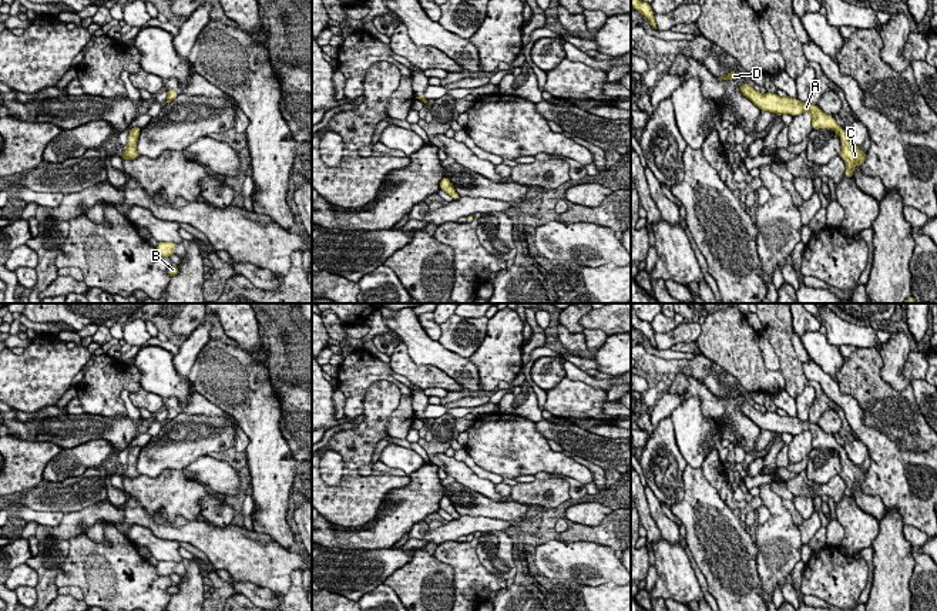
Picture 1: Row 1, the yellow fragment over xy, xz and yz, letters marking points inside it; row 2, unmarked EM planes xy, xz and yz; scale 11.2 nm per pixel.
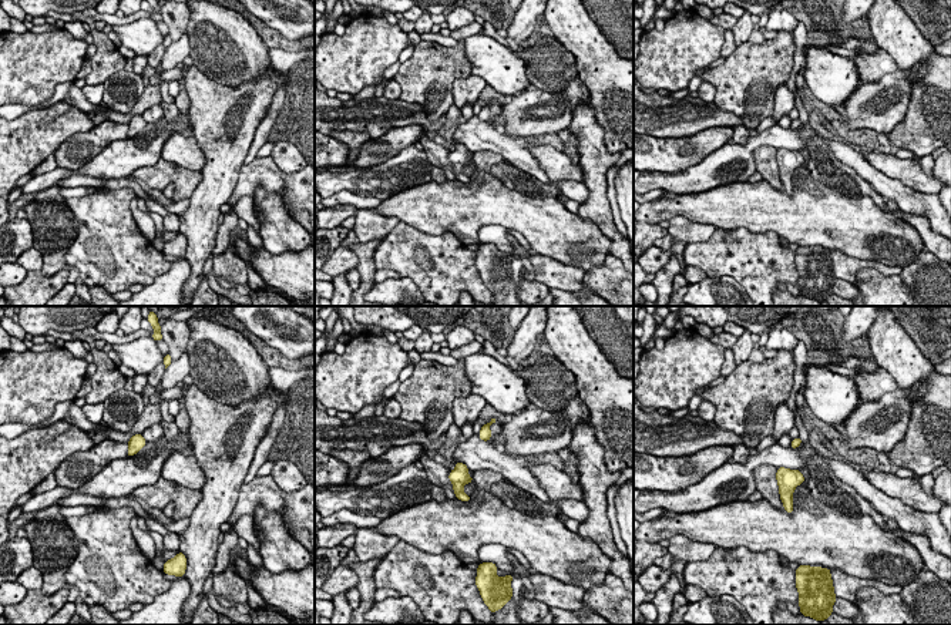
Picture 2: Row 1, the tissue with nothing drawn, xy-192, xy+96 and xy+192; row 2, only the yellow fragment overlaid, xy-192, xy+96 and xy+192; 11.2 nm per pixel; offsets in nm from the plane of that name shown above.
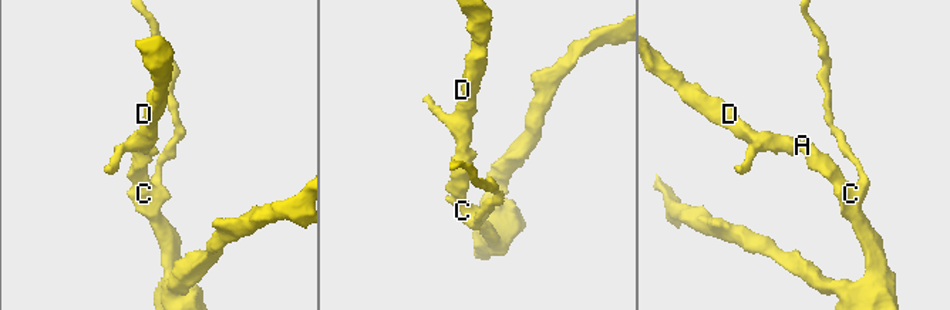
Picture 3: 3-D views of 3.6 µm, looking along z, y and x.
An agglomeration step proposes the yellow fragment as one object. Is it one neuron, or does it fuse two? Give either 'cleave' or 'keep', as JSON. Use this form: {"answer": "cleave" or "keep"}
{"answer": "keep"}

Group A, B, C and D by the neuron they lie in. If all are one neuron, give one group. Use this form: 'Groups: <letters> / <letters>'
Groups: A B C D

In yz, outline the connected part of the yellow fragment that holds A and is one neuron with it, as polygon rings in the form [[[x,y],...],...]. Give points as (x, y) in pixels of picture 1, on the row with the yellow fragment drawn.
[[[748,83],[740,84],[740,93],[749,98],[760,111],[775,113],[779,117],[782,114],[790,114],[793,117],[802,113],[812,114],[812,128],[827,128],[839,134],[842,141],[840,157],[846,162],[844,177],[853,178],[854,165],[863,165],[866,160],[866,152],[863,152],[857,145],[854,145],[846,135],[843,127],[840,127],[833,115],[823,113],[819,105],[802,103],[797,98],[780,97],[778,94],[766,93],[762,94],[750,87]]]

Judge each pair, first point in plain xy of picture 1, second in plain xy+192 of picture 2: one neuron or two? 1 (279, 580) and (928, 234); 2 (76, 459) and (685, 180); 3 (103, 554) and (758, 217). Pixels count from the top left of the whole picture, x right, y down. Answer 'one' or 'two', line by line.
1: two
2: two
3: two

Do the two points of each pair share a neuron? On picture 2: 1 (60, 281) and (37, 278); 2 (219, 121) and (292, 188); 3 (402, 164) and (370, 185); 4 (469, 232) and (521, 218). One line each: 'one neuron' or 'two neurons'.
1: one neuron
2: two neurons
3: one neuron
4: one neuron

